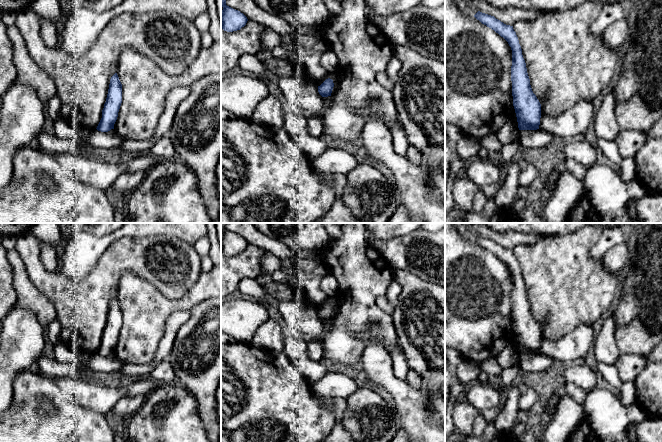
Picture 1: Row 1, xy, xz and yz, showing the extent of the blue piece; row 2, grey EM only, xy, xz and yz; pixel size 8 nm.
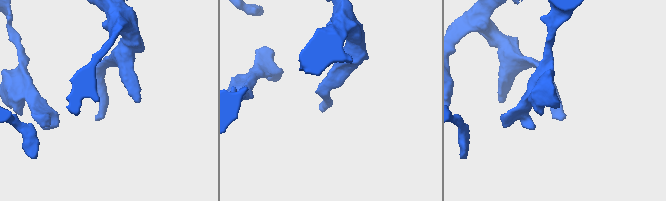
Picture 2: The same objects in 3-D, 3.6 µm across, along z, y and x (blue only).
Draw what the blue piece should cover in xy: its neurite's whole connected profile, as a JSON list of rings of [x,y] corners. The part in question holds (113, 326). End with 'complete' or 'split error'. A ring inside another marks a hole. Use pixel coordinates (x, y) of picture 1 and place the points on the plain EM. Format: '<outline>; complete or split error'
[[[115,297],[110,303],[106,326],[102,334],[102,342],[96,352],[98,355],[108,356],[114,353],[121,327],[122,308],[117,297]]]; complete

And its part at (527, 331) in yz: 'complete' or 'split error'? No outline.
complete

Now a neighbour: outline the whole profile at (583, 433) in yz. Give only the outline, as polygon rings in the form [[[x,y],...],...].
[[[584,418],[569,436],[568,442],[599,442],[599,437],[592,431],[586,418]]]

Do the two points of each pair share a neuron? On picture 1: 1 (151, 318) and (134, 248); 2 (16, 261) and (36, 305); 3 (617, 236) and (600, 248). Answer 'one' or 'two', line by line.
1: two
2: one
3: one

